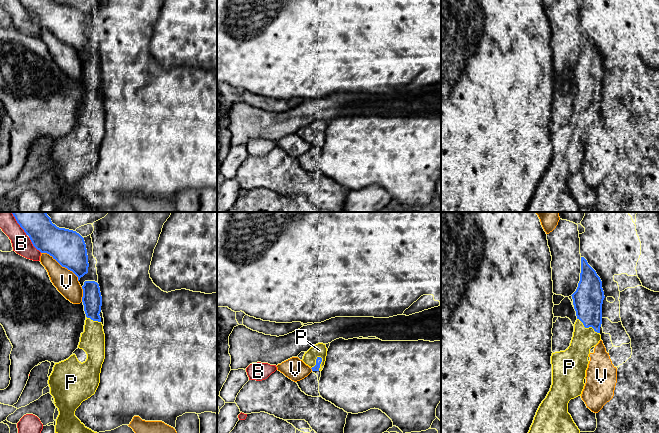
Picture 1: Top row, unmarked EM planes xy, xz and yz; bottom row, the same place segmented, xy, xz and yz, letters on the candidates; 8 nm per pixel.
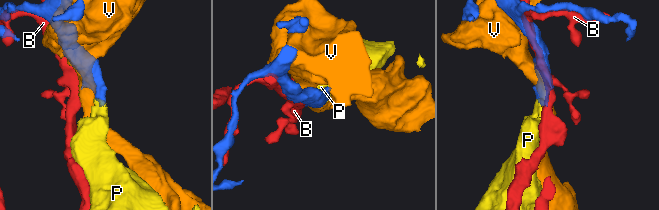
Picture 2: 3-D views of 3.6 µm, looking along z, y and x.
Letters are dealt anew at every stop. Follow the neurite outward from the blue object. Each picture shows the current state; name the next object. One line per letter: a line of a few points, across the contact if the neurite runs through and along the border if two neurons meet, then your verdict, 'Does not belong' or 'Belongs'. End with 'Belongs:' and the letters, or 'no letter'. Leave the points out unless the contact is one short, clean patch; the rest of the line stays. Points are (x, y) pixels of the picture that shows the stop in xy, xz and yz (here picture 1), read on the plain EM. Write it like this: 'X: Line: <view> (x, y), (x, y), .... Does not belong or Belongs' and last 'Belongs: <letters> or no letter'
B: Does not belong
P: Belongs
V: Does not belong
Belongs: P

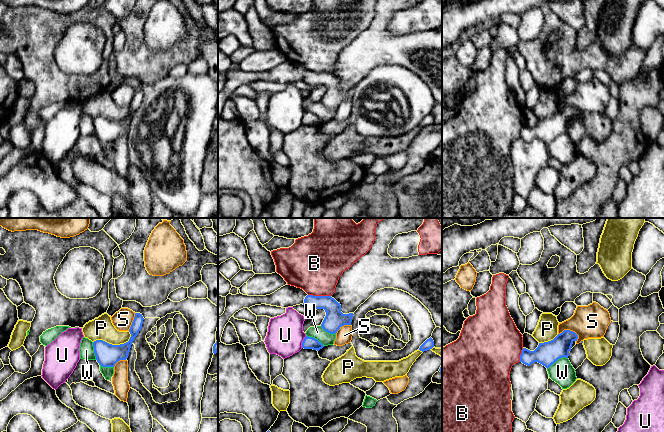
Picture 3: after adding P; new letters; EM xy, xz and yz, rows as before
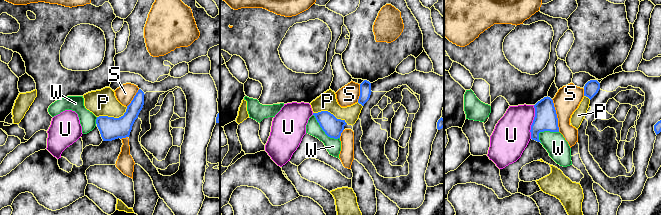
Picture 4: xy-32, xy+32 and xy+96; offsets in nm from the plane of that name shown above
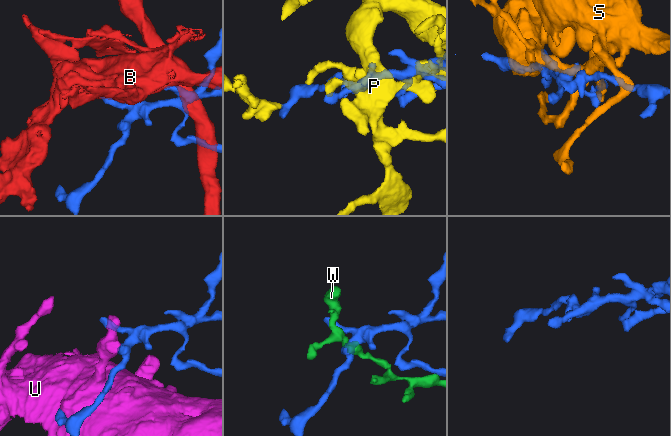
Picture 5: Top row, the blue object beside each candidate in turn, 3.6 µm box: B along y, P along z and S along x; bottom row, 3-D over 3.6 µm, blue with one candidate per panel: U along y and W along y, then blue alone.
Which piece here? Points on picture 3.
B: Does not belong
P: Does not belong
S: Does not belong
U: Does not belong
W: Line: yz (567, 133), (557, 135), (547, 145). Does not belong
Belongs: no letter

